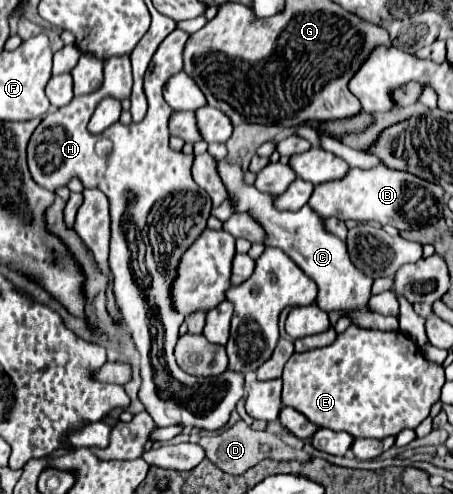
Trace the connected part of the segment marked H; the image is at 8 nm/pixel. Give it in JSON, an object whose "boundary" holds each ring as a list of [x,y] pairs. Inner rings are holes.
{"boundary":[[[174,30],[174,34],[168,34],[162,44],[158,46],[156,54],[152,56],[152,62],[146,70],[144,78],[144,92],[148,98],[148,114],[138,124],[122,124],[116,122],[110,128],[106,128],[102,134],[90,134],[88,132],[88,120],[94,114],[94,108],[100,104],[102,98],[108,94],[114,98],[128,98],[130,96],[130,58],[108,58],[104,62],[104,84],[94,90],[92,94],[74,98],[68,106],[58,108],[52,114],[46,114],[38,128],[34,130],[30,144],[28,144],[28,166],[32,172],[32,178],[44,186],[46,190],[56,190],[60,186],[66,186],[74,176],[78,176],[84,184],[84,188],[100,188],[108,200],[110,200],[111,239],[110,239],[110,270],[114,274],[114,296],[116,304],[122,312],[122,318],[134,338],[134,344],[140,352],[140,376],[142,386],[138,390],[138,398],[144,404],[146,412],[152,416],[152,420],[158,426],[198,426],[204,430],[218,430],[222,428],[230,412],[236,408],[236,402],[244,396],[244,376],[232,370],[226,370],[224,374],[216,378],[204,378],[204,376],[190,376],[186,374],[174,360],[174,346],[178,340],[178,328],[184,322],[180,314],[174,314],[170,310],[170,284],[174,282],[174,272],[178,268],[178,258],[182,258],[182,252],[186,246],[190,246],[198,234],[206,228],[208,214],[212,210],[210,196],[192,180],[190,166],[192,156],[186,156],[182,152],[174,152],[168,146],[168,120],[172,114],[172,108],[162,98],[162,88],[166,80],[182,70],[182,52],[186,46],[186,40],[190,36],[182,30]],[[108,138],[112,142],[112,152],[106,156],[96,154],[96,142]]]}

